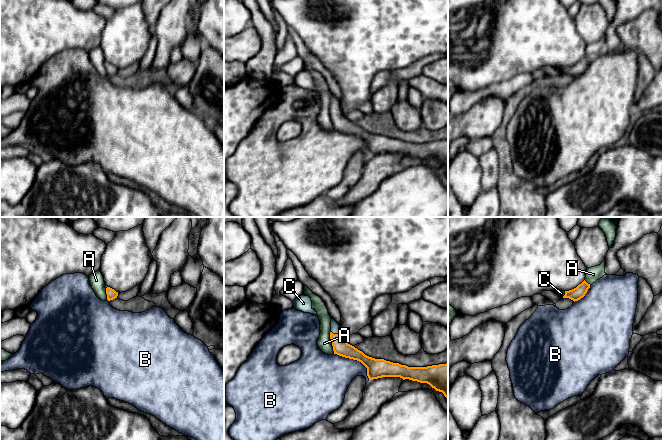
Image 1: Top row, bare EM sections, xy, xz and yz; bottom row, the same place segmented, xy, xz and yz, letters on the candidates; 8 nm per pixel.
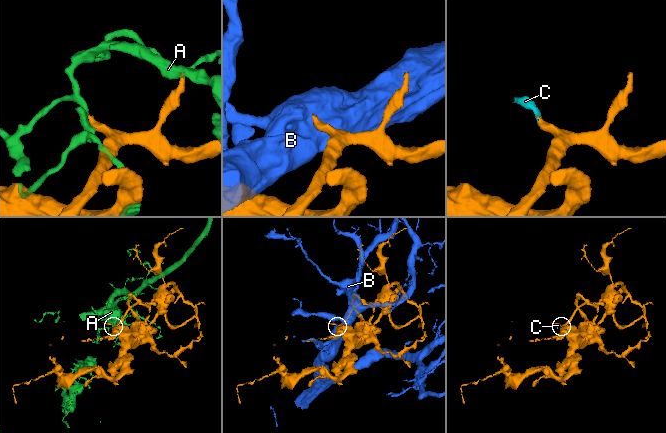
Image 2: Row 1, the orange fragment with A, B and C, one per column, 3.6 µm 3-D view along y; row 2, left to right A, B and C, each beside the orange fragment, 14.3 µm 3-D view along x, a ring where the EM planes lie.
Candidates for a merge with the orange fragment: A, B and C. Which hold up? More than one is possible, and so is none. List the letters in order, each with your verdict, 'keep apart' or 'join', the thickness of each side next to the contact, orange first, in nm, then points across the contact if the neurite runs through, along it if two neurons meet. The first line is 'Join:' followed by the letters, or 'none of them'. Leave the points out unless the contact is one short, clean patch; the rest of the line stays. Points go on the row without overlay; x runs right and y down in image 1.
Join: C
A: keep apart; calibres 130 and 120 nm
B: keep apart; calibres 160 and 340 nm
C: join; calibres 130 and 80 nm; way xz (340, 123), (335, 110), (335, 103)

